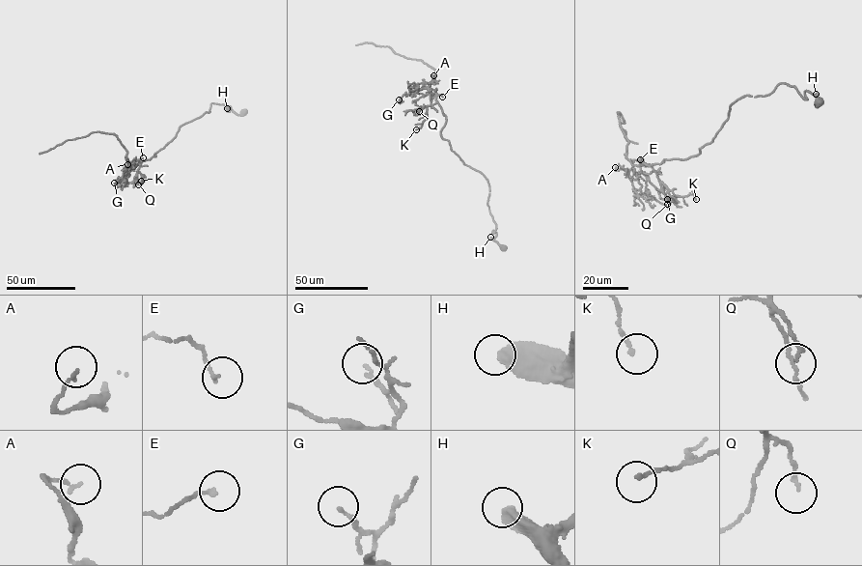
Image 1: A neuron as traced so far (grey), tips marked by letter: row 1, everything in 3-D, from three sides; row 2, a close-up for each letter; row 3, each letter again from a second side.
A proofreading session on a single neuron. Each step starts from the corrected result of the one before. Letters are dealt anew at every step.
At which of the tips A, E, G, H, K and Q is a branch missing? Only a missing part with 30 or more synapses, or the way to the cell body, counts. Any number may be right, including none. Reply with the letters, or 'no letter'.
no letter

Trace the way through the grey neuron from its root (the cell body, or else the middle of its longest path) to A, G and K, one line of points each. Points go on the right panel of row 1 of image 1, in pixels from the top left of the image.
A: (820, 100), (780, 83), (732, 102), (698, 155), (615, 167)
G: (820, 100), (780, 83), (736, 99), (699, 154), (641, 164), (648, 196), (667, 199)
K: (820, 100), (785, 83), (744, 95), (699, 154), (652, 164), (673, 193), (696, 199)

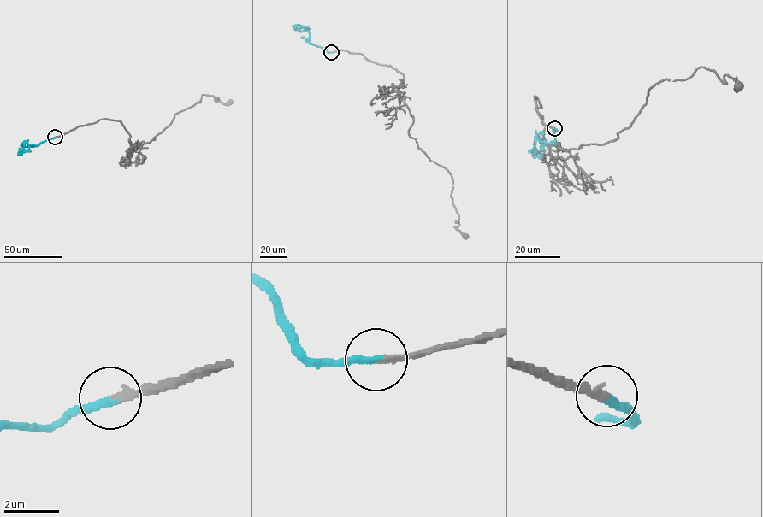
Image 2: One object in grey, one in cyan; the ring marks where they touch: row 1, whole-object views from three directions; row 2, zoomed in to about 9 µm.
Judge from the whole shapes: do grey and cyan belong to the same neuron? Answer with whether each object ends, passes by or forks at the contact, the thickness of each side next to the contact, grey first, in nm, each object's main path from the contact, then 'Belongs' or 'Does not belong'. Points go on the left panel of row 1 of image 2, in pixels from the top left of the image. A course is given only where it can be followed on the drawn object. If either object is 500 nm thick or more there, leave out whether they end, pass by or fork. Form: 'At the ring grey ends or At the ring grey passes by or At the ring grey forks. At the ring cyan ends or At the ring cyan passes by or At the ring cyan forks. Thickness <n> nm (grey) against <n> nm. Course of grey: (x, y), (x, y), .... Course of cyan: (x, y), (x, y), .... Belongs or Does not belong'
At the ring grey ends. At the ring cyan ends. Thickness 240 nm (grey) against 280 nm. Course of grey: (55, 138), (104, 119), (121, 122), (130, 144), (144, 143), (202, 95), (230, 102). Course of cyan: (55, 138), (35, 146), (25, 143), (20, 152). Belongs

